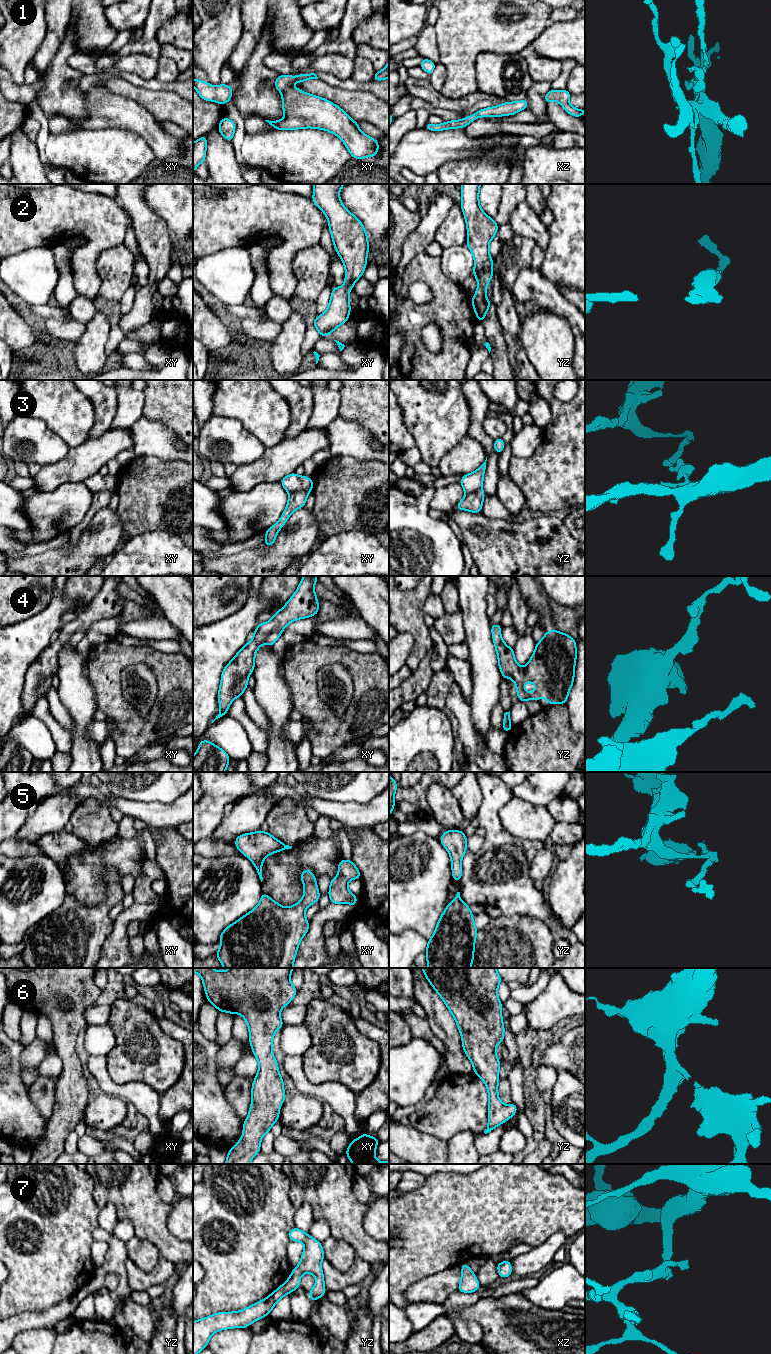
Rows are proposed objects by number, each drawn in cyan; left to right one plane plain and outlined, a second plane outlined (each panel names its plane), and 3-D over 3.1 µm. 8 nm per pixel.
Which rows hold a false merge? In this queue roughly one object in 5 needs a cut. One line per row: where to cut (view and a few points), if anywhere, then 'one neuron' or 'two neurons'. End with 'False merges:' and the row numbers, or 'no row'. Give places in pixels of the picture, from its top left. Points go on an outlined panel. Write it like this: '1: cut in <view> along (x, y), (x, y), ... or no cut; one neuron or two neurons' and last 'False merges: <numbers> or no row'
1: no cut; one neuron
2: no cut; one neuron
3: cut in xy along (308, 492), (292, 491), (289, 494); two neurons
4: no cut; one neuron
5: no cut; one neuron
6: no cut; one neuron
7: no cut; one neuron
False merges: 3

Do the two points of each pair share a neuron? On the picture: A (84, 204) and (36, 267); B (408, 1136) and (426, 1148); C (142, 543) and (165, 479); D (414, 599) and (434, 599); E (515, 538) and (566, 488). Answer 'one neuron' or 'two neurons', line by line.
A: two neurons
B: one neuron
C: two neurons
D: two neurons
E: two neurons

